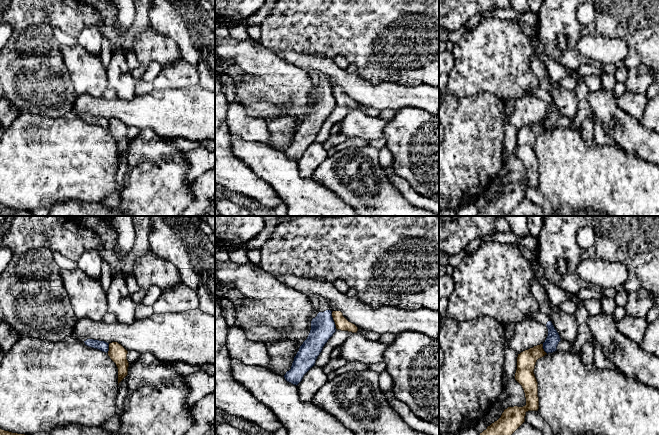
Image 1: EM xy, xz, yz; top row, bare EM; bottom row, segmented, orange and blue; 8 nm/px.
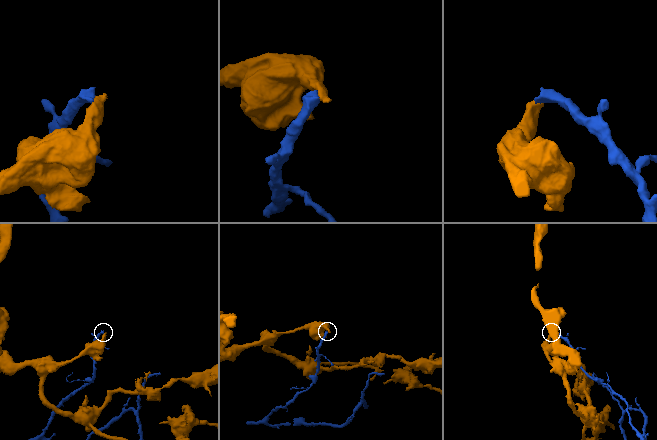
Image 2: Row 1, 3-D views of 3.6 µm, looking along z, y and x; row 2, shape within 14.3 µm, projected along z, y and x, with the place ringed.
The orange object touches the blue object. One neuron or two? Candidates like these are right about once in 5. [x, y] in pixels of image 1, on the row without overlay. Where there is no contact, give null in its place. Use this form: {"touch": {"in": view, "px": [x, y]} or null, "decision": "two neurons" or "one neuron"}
{"touch": {"in": "xz", "px": [334, 97]}, "decision": "two neurons"}

